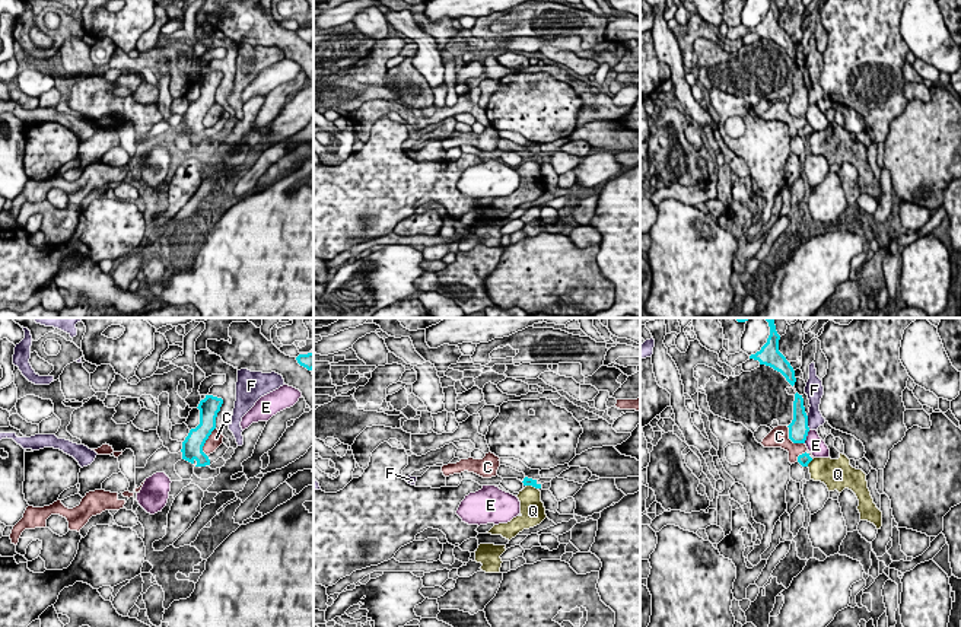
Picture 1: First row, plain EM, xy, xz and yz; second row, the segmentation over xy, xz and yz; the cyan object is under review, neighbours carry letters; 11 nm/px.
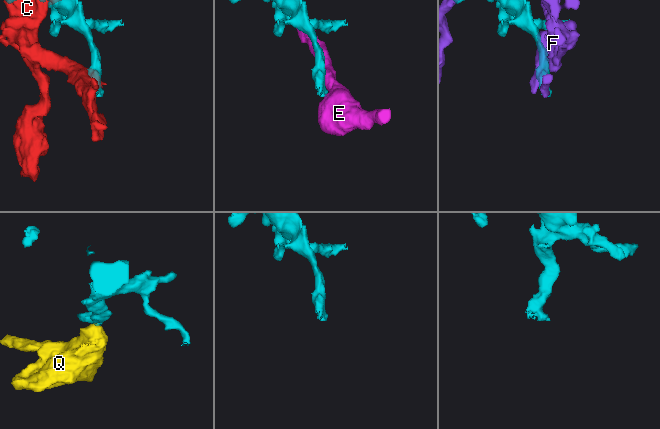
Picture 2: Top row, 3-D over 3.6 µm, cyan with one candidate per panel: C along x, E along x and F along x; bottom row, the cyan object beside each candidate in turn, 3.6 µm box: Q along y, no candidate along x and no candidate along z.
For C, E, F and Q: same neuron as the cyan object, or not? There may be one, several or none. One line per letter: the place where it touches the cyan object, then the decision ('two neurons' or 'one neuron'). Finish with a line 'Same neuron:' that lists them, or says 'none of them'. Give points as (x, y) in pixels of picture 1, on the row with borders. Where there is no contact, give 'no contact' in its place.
C: yz (791, 439) | two neurons
E: yz (807, 435) | two neurons
F: yz (807, 423) | two neurons
Q: yz (810, 461) | two neurons
Same neuron: none of them

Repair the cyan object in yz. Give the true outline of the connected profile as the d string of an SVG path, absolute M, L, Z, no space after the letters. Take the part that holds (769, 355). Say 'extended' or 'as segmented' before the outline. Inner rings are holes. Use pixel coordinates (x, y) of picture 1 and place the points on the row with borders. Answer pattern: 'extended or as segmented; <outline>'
as segmented; M766 318L770 327L770 335L767 343L761 347L760 351L751 354L750 359L758 360L760 365L766 365L773 367L774 370L780 372L786 381L793 386L796 382L795 370L786 357L779 351L779 340L780 335L776 331L774 319Z

